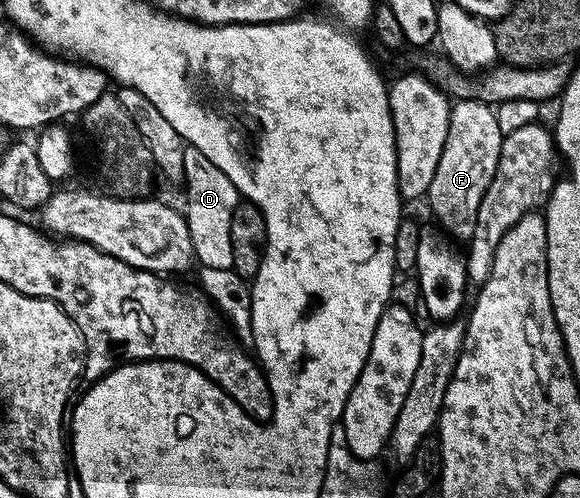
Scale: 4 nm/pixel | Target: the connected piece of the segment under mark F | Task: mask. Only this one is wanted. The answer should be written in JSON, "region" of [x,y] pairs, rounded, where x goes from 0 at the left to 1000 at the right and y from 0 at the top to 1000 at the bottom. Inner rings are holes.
{"region":[[[795,197],[776,215],[771,285],[764,285],[764,309],[750,339],[750,357],[743,357],[736,408],[747,424],[745,440],[783,484],[805,486],[819,470],[826,410],[860,333],[866,279],[857,227],[834,201]]]}

